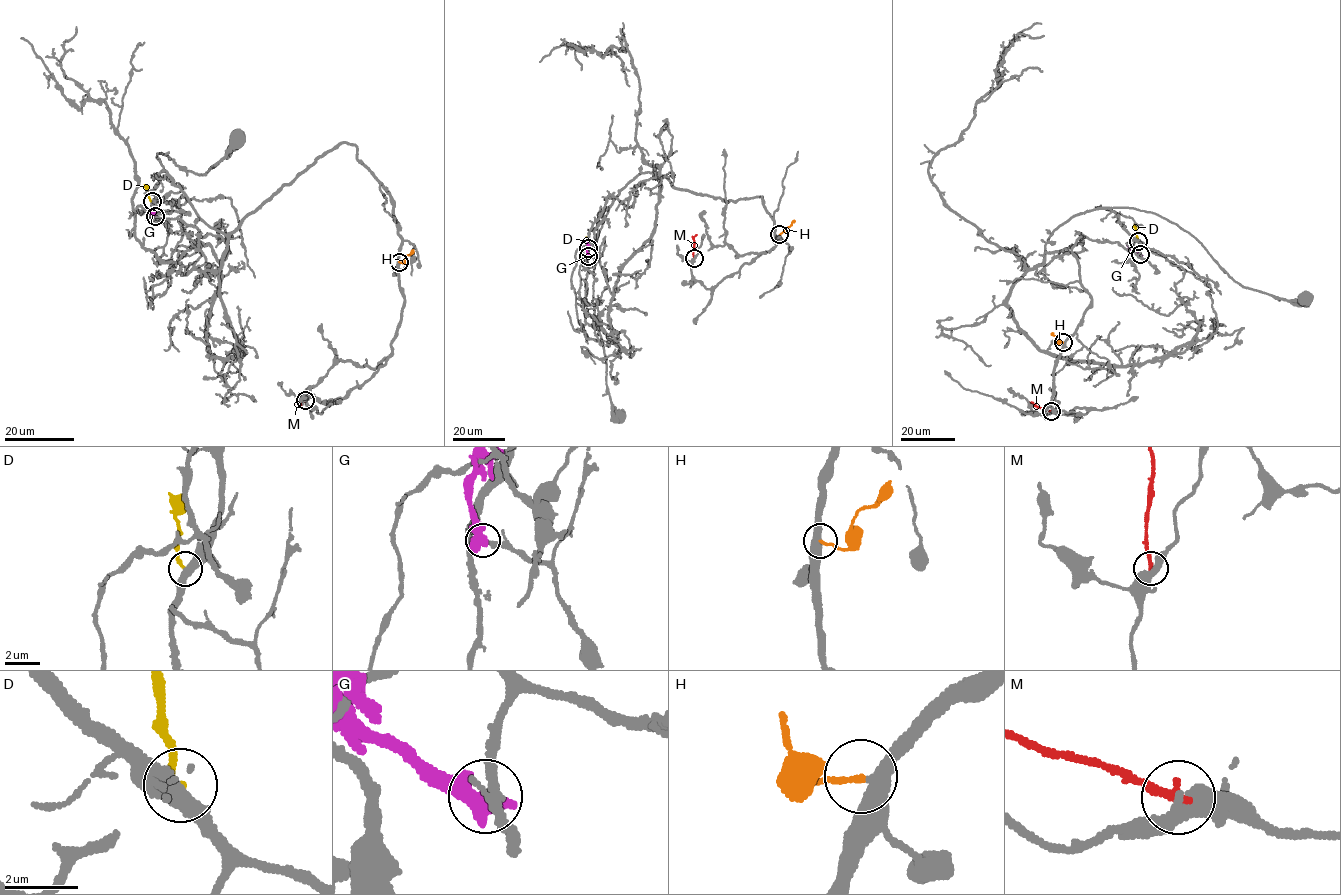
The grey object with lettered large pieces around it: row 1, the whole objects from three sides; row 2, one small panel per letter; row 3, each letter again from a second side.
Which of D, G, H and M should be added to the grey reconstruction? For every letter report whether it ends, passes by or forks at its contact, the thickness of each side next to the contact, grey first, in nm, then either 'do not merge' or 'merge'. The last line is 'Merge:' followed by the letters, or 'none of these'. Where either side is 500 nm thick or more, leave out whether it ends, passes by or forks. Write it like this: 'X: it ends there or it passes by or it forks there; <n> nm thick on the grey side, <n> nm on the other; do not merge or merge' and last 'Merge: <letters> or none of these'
D: it ends there; 480 nm thick on the grey side, 240 nm on the other; do not merge
G: 240 nm thick on the grey side, 650 nm on the other; do not merge
H: it ends there; 400 nm thick on the grey side, 140 nm on the other; merge
M: it ends there; 280 nm thick on the grey side, 240 nm on the other; do not merge
Merge: H

